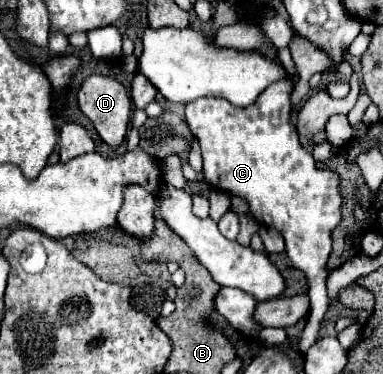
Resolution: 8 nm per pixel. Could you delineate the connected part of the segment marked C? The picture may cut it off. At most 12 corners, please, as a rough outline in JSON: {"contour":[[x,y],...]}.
{"contour":[[294,81],[246,109],[186,103],[210,187],[276,227],[308,283],[306,351],[328,309],[338,175],[292,123]]}

